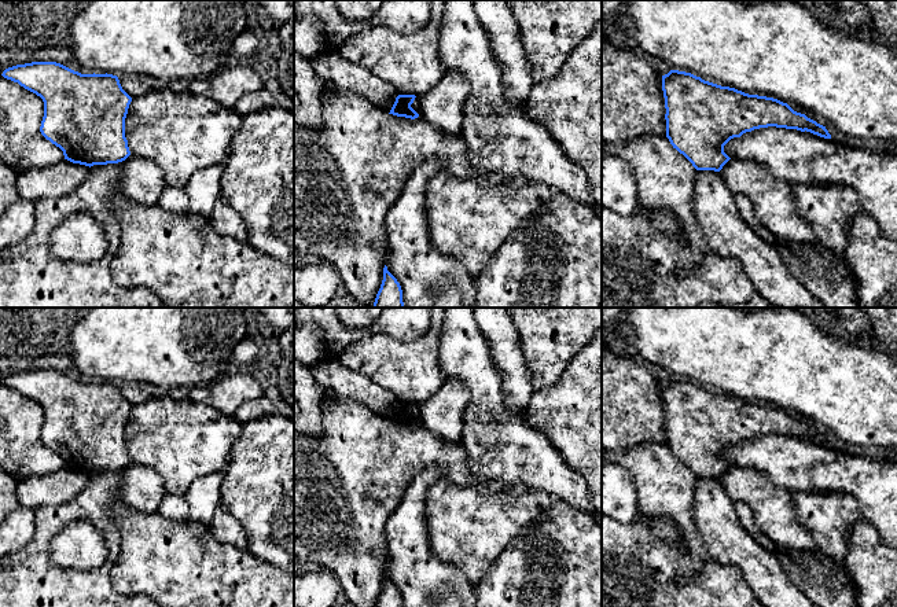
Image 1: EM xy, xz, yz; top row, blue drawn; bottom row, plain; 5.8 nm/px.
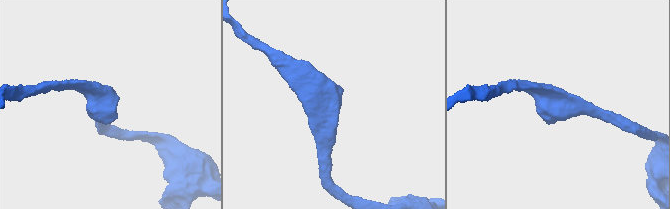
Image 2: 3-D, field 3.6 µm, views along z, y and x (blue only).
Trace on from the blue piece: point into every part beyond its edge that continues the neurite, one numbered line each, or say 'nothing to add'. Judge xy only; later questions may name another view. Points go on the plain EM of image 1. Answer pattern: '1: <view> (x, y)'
nothing to add

